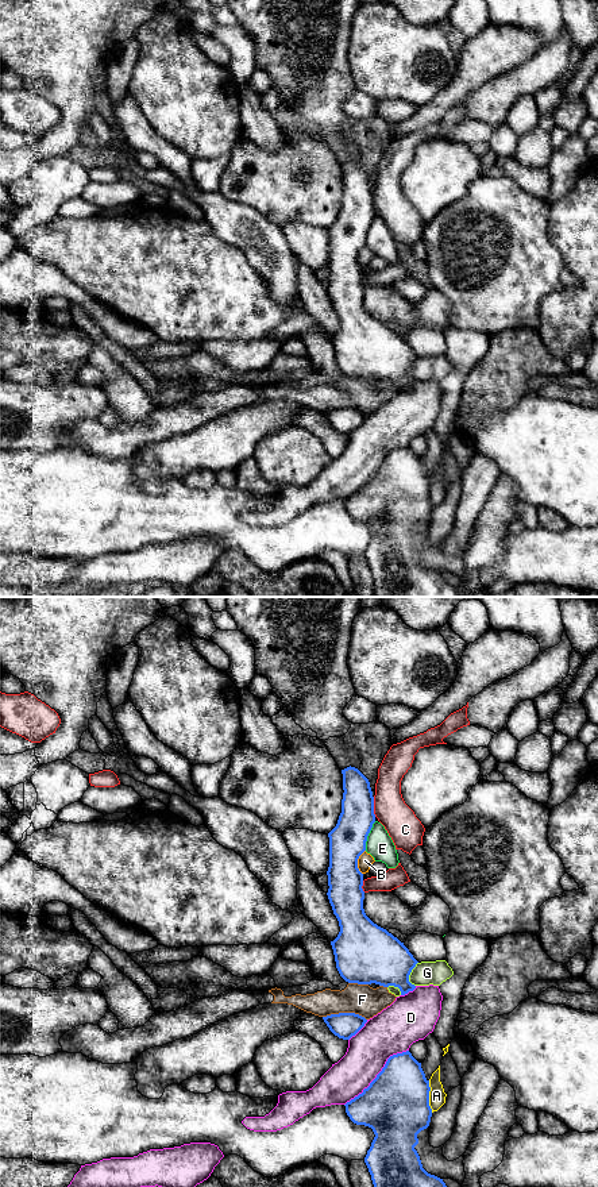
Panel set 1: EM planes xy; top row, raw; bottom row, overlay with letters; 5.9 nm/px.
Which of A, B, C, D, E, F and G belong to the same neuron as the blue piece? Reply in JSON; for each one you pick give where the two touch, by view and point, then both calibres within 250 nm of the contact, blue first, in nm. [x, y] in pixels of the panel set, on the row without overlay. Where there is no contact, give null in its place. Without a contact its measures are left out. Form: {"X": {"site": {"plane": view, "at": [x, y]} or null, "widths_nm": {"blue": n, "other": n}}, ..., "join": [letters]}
{"E": {"site": {"plane": "xy", "at": [367, 230]}, "widths_nm": {"blue": 220, "other": 160}}, "join": ["E"]}

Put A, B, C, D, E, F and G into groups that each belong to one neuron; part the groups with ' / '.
A / B / C / D / E / F G

